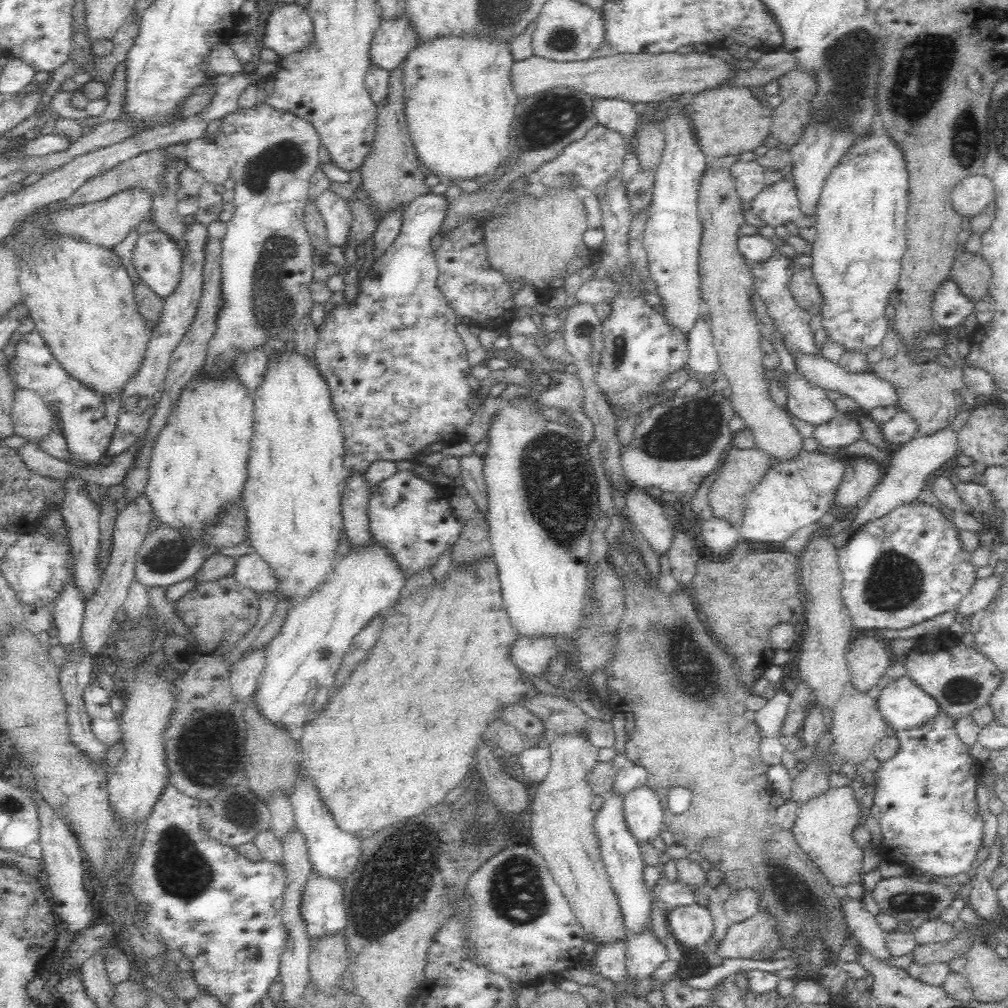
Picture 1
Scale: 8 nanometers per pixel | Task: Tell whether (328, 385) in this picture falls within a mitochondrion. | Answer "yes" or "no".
no

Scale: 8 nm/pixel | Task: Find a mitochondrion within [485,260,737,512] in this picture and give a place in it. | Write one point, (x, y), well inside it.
(686, 432)

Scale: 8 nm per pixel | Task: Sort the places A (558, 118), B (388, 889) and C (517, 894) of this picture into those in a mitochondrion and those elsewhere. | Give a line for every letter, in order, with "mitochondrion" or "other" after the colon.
A: mitochondrion
B: mitochondrion
C: mitochondrion

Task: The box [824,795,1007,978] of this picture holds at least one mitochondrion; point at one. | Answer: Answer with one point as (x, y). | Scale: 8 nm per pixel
(910, 900)

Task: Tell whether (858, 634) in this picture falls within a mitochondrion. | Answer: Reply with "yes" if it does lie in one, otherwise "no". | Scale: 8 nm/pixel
no

